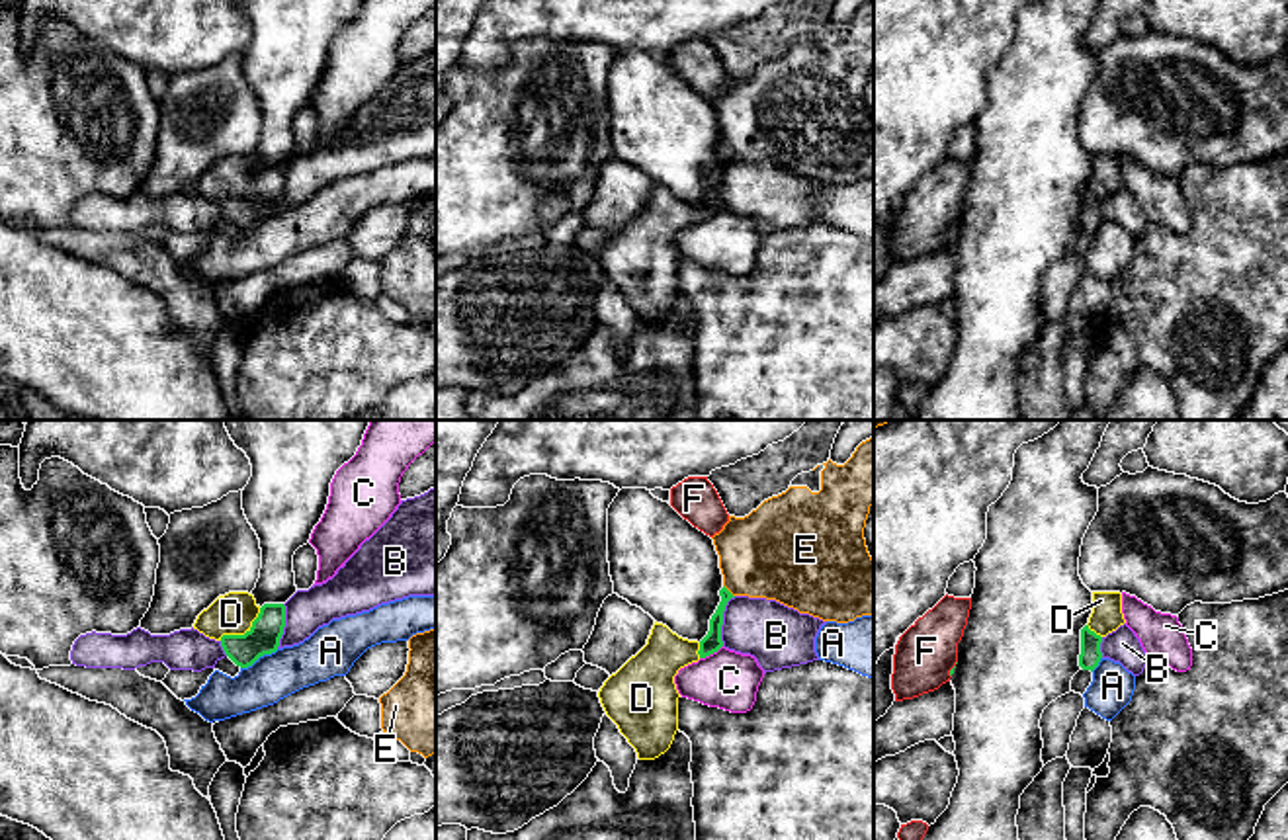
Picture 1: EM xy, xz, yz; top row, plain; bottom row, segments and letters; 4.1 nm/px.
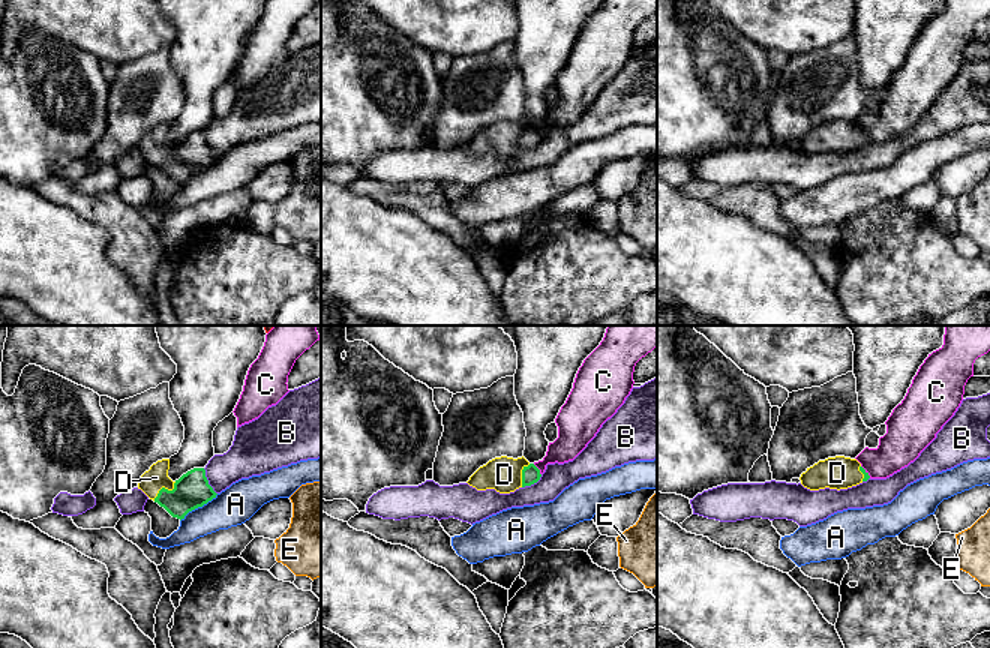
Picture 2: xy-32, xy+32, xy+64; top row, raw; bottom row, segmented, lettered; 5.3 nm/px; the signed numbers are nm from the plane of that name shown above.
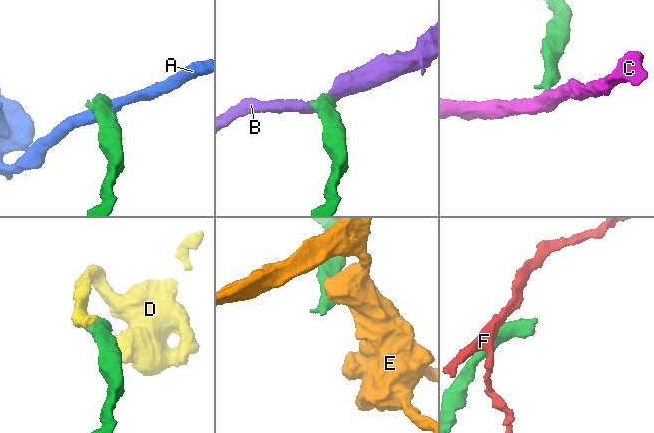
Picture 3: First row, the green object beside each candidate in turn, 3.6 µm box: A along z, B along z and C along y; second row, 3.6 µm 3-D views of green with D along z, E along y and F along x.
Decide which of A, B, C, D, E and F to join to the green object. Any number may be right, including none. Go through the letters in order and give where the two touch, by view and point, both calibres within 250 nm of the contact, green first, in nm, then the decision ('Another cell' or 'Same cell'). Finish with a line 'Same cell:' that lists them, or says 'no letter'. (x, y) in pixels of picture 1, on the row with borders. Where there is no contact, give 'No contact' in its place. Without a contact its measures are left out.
A: Touches green at xy (258, 657). Thickness 130 nm (green) against 190 nm. Another cell
B: Touches green at xz (722, 620). Thickness 80 nm (green) against 260 nm. Another cell
C: Touches green at xz (710, 653). Thickness 80 nm (green) against 240 nm. Another cell
D: Touches green at xy (245, 633). Thickness 130 nm (green) against 170 nm. Same cell
E: Touches green at xz (728, 590). Thickness 80 nm (green) against 380 nm. Another cell
F: Touches green at yz (952, 669). Thickness 20 nm (green) against 240 nm. Another cell
Same cell: D

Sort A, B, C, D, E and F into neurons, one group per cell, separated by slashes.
A / B / C / D / E / F

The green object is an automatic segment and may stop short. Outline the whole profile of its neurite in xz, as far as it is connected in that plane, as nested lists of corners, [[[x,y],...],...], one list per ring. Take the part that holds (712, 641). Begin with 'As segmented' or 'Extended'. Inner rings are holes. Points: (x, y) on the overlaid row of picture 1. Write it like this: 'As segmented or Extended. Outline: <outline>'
Extended. Outline: [[[725,586],[719,596],[721,602],[709,619],[709,631],[700,643],[682,639],[655,621],[647,645],[598,692],[606,715],[635,748],[639,760],[659,758],[674,740],[680,697],[674,676],[678,670],[723,647],[723,611],[735,596]]]

